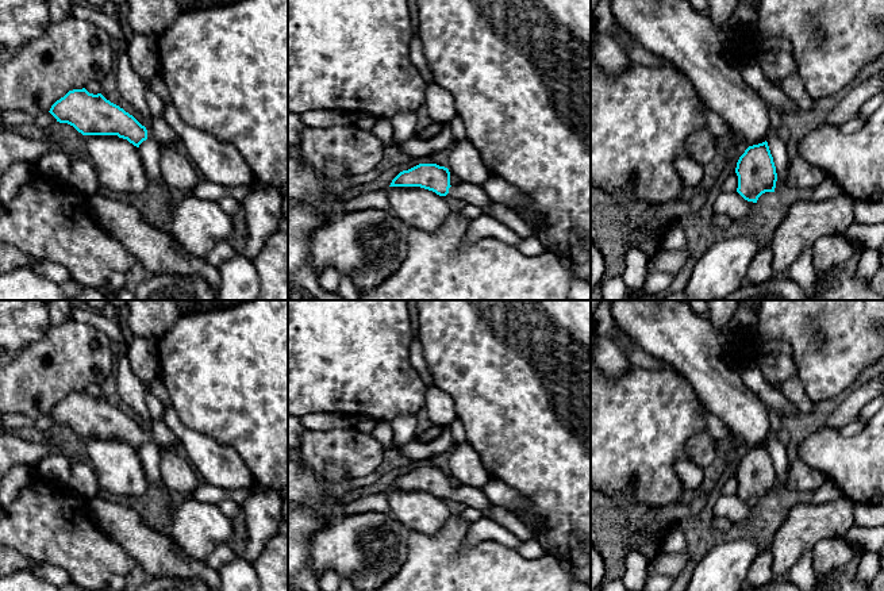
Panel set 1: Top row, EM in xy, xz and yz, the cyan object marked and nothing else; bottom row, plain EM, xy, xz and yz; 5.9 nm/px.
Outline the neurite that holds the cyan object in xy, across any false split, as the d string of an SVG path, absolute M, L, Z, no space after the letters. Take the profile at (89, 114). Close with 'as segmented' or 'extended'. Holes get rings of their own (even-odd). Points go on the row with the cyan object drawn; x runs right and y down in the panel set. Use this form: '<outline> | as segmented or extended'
M85 88L69 91L49 112L57 122L73 126L82 135L118 135L137 147L147 138L161 146L181 145L180 137L164 118L153 119L145 127L101 93L93 95Z | extended

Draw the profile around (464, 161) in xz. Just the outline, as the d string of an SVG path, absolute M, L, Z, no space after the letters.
M468 139L453 142L447 169L450 174L456 174L461 183L481 185L491 177L478 151Z

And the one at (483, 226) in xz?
M485 214L470 220L469 230L466 233L462 246L468 246L483 237L495 237L515 247L522 239L522 237L519 237L504 223Z

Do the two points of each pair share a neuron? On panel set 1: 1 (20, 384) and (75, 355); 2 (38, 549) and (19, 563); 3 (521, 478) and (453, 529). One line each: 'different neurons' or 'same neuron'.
1: same neuron
2: different neurons
3: different neurons

